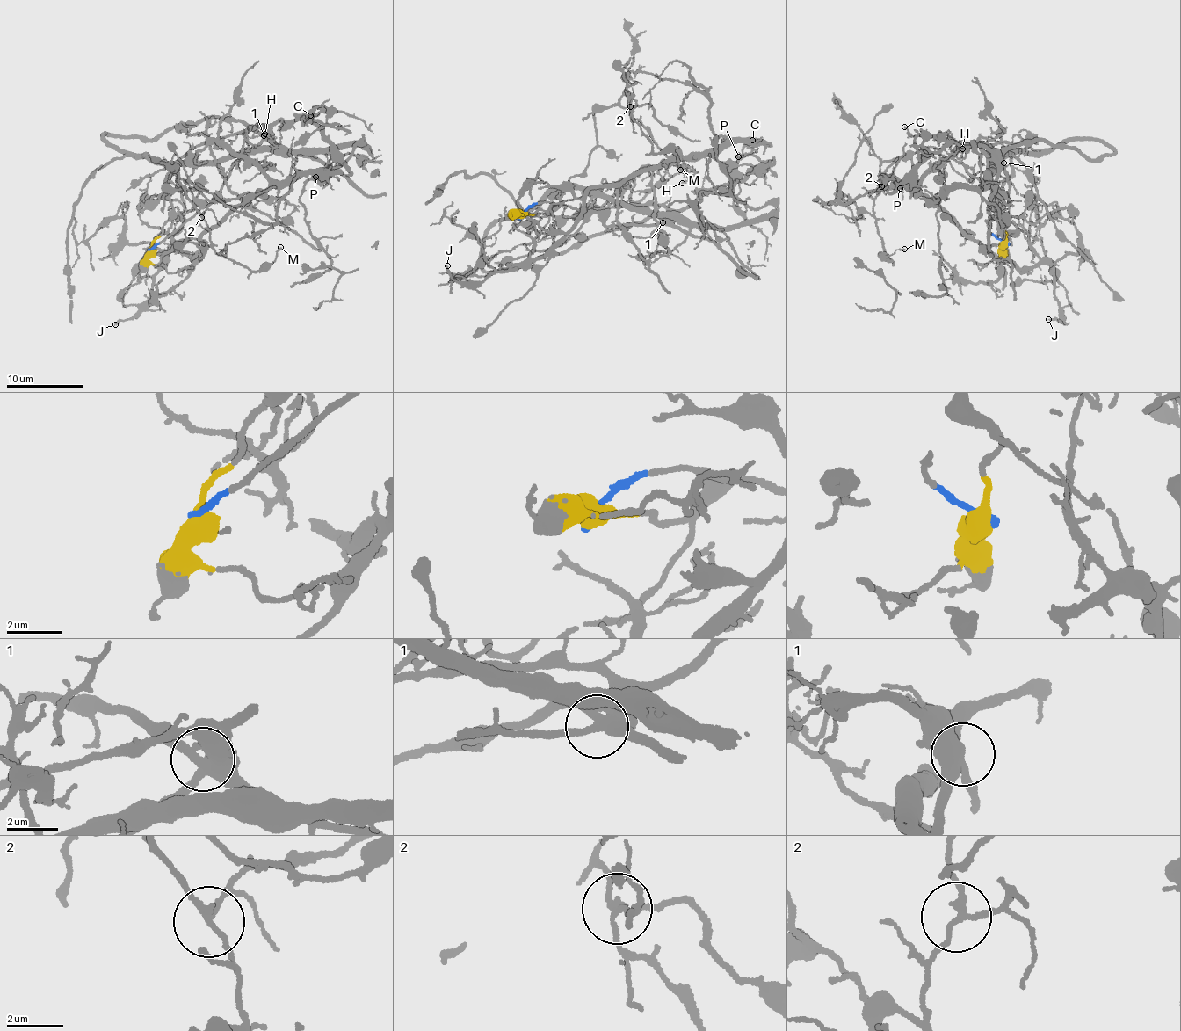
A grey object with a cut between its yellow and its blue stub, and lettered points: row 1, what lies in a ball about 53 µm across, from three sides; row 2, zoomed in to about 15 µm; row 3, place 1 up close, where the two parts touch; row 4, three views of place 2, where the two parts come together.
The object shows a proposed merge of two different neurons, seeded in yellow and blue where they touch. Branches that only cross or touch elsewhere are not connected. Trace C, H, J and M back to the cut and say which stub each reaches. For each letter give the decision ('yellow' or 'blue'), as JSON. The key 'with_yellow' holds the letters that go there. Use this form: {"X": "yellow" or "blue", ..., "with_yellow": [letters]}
{"C": "blue", "H": "blue", "J": "blue", "M": "yellow", "with_yellow": ["M"]}

